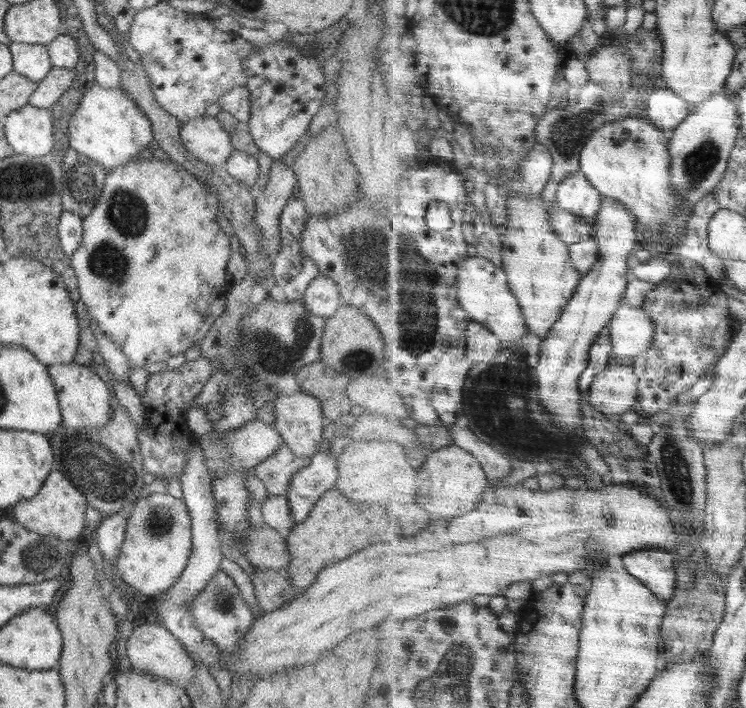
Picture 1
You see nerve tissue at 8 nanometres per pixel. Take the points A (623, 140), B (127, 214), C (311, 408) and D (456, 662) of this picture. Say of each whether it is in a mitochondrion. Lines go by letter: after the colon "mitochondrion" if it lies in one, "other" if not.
A: mitochondrion
B: mitochondrion
C: other
D: mitochondrion

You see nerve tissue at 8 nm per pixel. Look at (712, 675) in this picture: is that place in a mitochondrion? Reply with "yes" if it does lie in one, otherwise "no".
no

